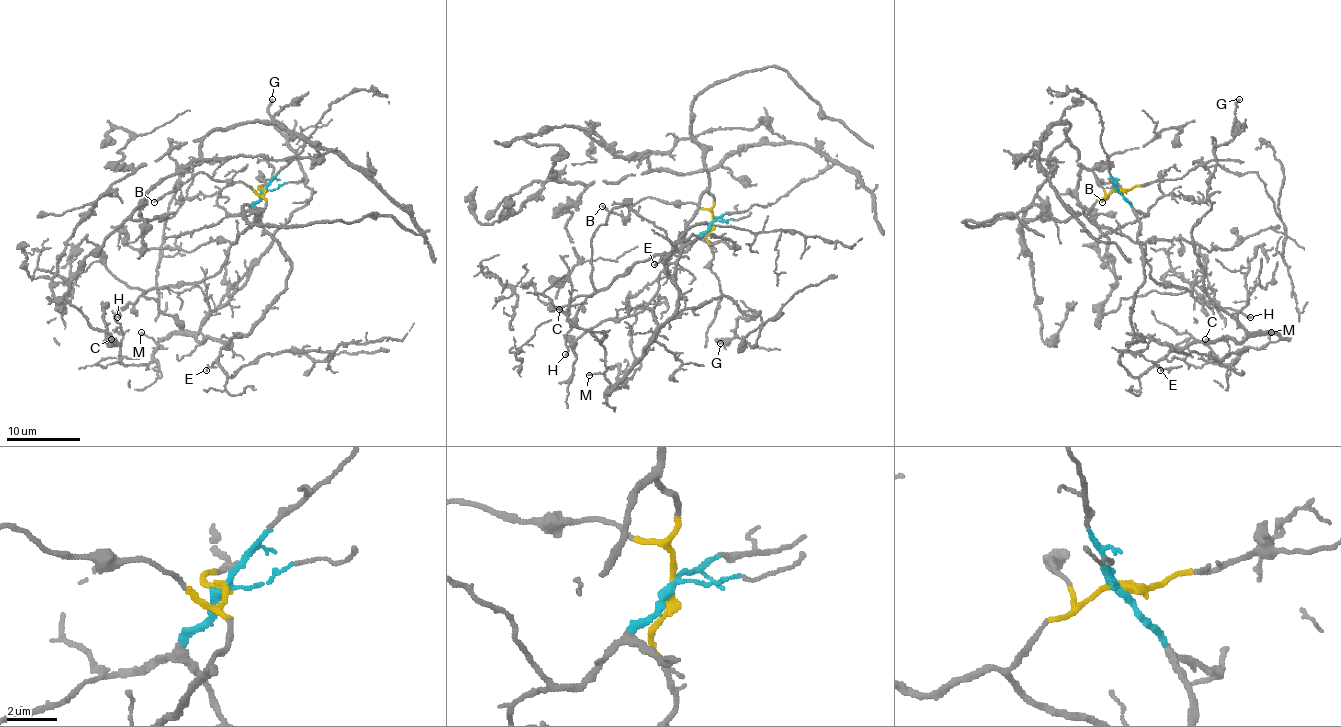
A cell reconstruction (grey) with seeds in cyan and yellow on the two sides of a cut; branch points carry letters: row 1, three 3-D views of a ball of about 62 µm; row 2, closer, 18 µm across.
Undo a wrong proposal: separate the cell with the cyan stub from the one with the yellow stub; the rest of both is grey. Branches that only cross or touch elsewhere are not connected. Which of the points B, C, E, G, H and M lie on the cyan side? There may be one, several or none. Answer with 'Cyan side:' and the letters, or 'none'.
Cyan side: C, E, G, M

